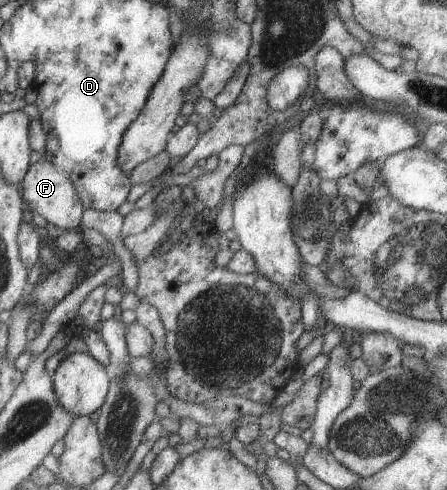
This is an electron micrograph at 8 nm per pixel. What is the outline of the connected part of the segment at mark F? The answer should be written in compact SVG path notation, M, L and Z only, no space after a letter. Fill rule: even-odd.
M40 159L31 164L20 184L21 197L24 205L32 212L40 214L47 222L51 222L56 228L73 229L81 222L83 206L80 203L77 192L72 182L64 171L60 171L50 161Z

